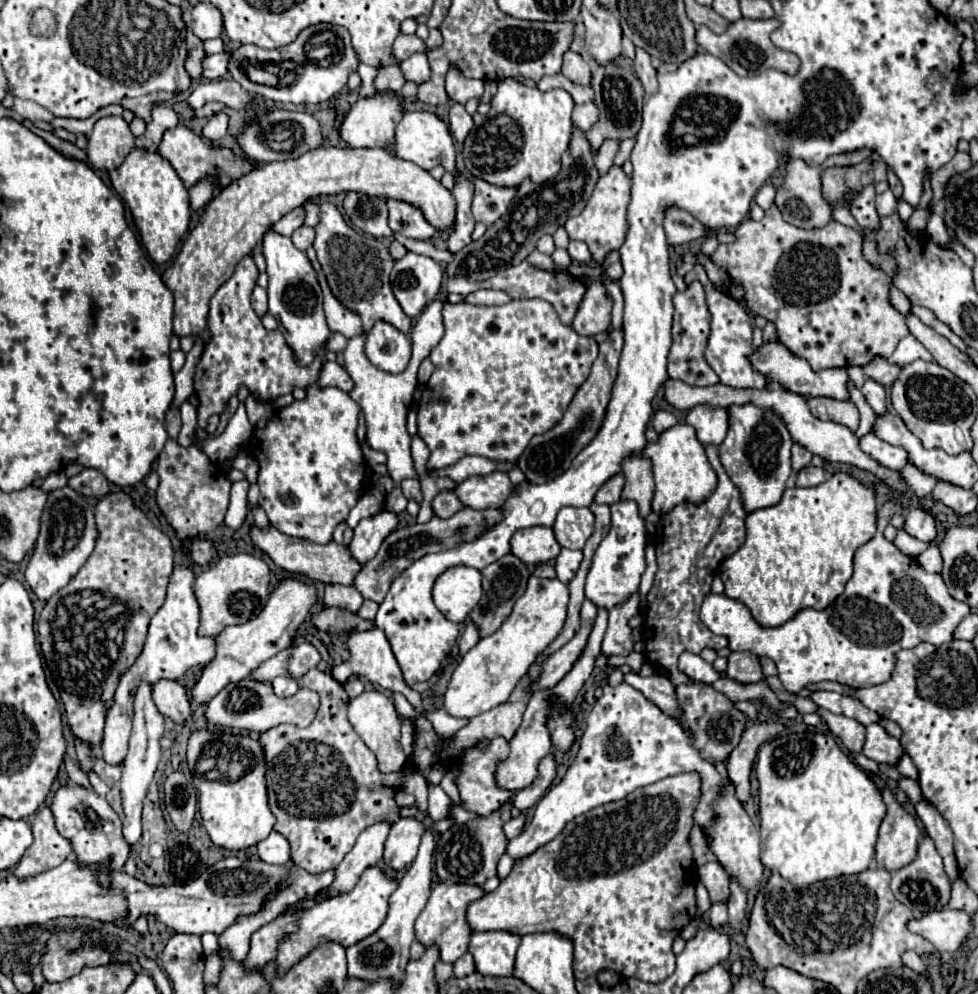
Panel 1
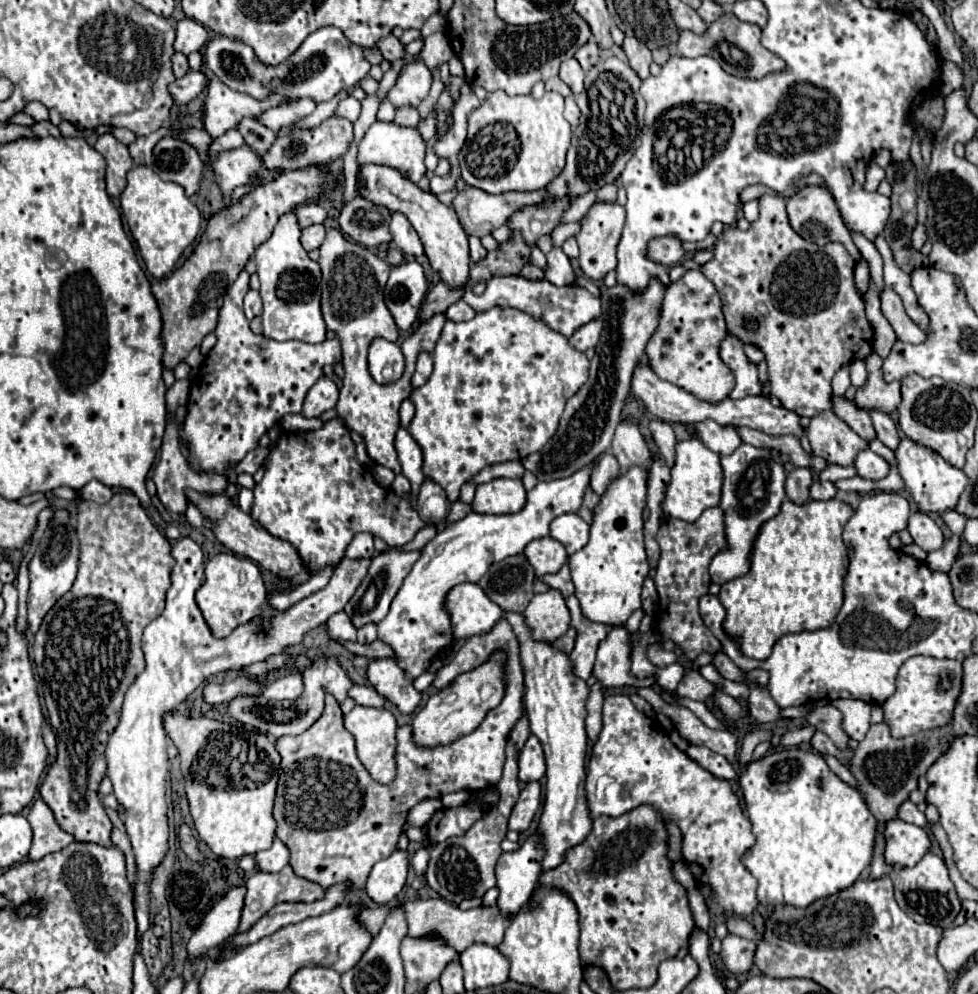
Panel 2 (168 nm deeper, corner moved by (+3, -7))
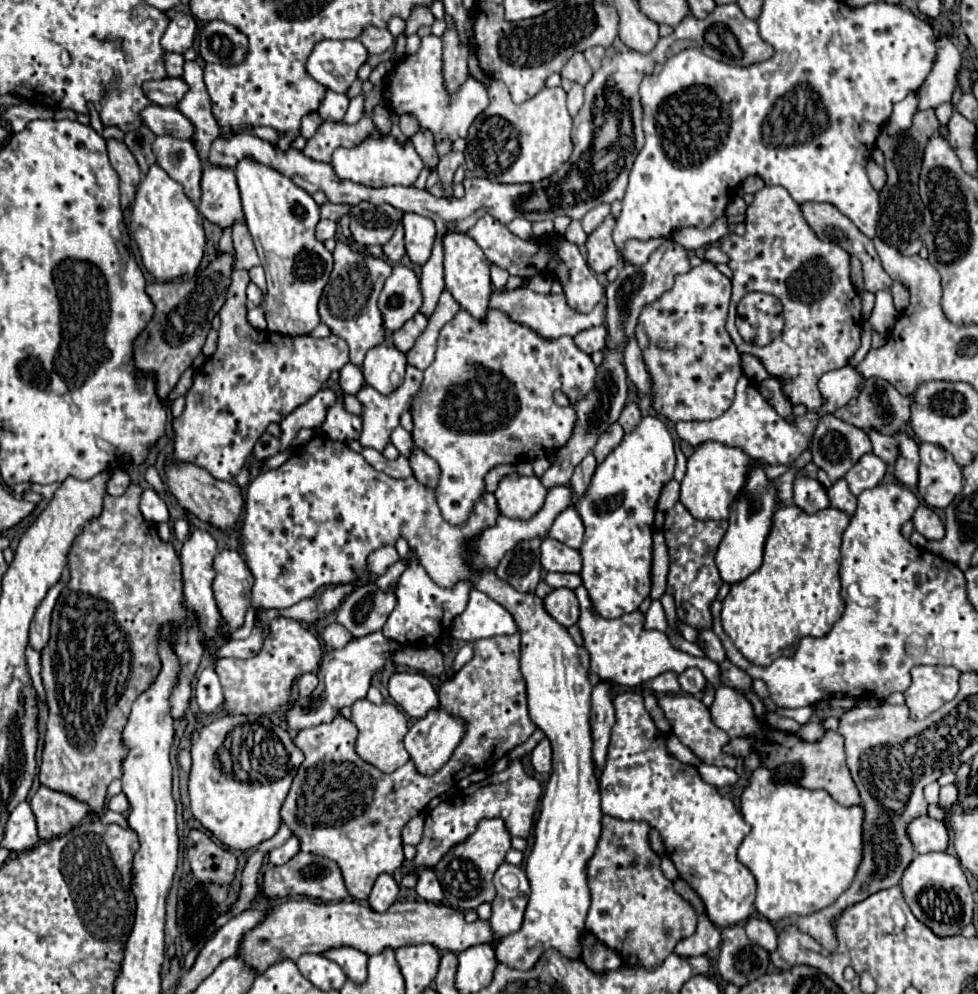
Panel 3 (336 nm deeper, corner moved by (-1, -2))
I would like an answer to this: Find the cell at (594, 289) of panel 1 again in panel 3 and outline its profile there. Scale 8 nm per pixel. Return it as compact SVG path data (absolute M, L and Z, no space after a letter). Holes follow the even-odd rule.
M599 325L599 327L591 327L587 331L581 331L579 335L575 335L575 345L585 351L585 353L593 353L593 351L601 351L605 347L605 327Z

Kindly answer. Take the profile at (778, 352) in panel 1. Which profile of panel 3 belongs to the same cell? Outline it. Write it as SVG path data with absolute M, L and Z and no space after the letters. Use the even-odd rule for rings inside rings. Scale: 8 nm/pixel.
M869 431L867 435L873 443L873 453L885 463L893 465L897 459L897 439L893 435L881 435L879 431Z

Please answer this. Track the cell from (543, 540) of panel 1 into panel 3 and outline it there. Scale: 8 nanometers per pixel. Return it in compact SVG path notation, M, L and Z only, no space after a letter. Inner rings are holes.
M545 537L541 543L541 567L545 571L561 571L561 573L579 573L581 557L579 551L559 543L551 537Z

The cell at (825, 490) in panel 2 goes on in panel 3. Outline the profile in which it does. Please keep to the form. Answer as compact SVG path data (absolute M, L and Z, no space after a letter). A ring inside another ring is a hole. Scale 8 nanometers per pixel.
M845 479L835 481L835 483L827 489L827 497L829 497L829 501L831 501L833 507L837 507L837 509L841 509L841 511L845 511L845 513L849 513L849 515L853 515L853 511L855 511L855 507L857 507L857 499L855 499L855 495L851 495Z

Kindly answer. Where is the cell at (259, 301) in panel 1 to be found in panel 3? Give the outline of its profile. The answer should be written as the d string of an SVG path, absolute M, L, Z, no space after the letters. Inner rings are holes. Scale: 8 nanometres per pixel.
M249 283L249 287L247 287L247 307L249 309L259 307L261 301L263 301L263 291L255 283Z

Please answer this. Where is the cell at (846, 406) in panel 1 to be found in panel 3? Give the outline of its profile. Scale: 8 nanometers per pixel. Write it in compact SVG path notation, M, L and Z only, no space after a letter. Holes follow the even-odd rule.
M833 413L819 417L811 453L813 463L823 469L831 481L845 477L845 473L859 461L859 457L869 451L871 441L863 429L851 427Z

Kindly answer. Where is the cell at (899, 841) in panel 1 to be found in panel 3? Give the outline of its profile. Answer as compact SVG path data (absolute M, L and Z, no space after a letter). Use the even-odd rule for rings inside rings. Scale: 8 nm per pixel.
M927 815L913 819L907 825L907 837L911 839L915 853L931 853L931 851L945 851L949 843L947 827L943 821L931 819Z

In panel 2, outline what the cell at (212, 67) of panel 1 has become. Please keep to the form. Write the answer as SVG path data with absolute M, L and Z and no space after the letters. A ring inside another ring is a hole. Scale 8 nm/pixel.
M187 72L187 76L169 84L169 94L177 106L187 104L189 100L201 94L201 90L205 88L205 82L207 82L207 76L203 72Z

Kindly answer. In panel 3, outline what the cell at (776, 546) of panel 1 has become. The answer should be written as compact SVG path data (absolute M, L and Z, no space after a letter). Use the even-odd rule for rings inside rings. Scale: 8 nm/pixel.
M795 505L779 507L765 541L763 565L747 579L733 583L723 601L721 621L735 647L755 665L767 667L777 657L791 657L805 635L821 637L843 615L841 595L841 535L849 525L849 515L827 507L813 515Z

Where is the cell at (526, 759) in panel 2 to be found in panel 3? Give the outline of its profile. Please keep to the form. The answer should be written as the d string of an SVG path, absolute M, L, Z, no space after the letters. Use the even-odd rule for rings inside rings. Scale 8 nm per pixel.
M541 739L537 747L531 753L531 763L537 773L549 773L551 771L551 745L547 739Z

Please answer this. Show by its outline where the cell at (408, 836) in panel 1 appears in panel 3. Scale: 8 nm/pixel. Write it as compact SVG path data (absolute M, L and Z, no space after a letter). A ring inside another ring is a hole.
M383 873L373 885L373 891L369 895L369 905L375 911L387 911L389 905L397 899L397 895L399 895L399 885L395 883L393 875Z

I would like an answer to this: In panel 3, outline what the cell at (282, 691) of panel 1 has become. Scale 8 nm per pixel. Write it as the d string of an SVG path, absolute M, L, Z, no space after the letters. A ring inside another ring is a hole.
M305 673L297 679L297 693L299 697L311 695L311 691L317 687L317 675L315 673Z

